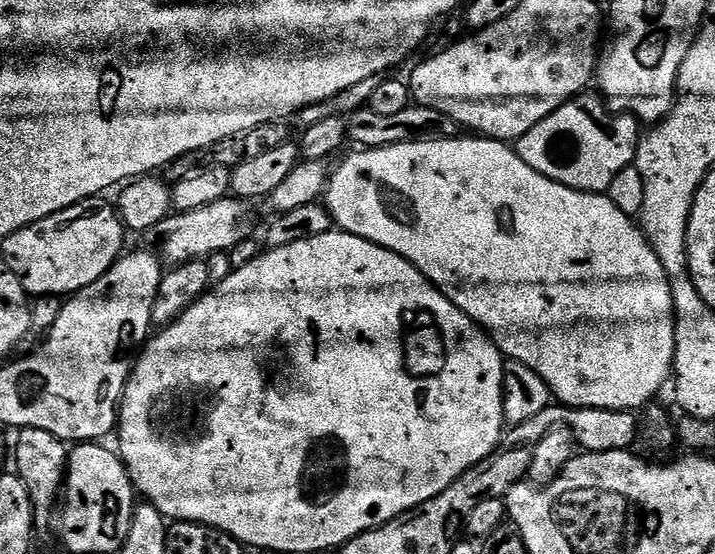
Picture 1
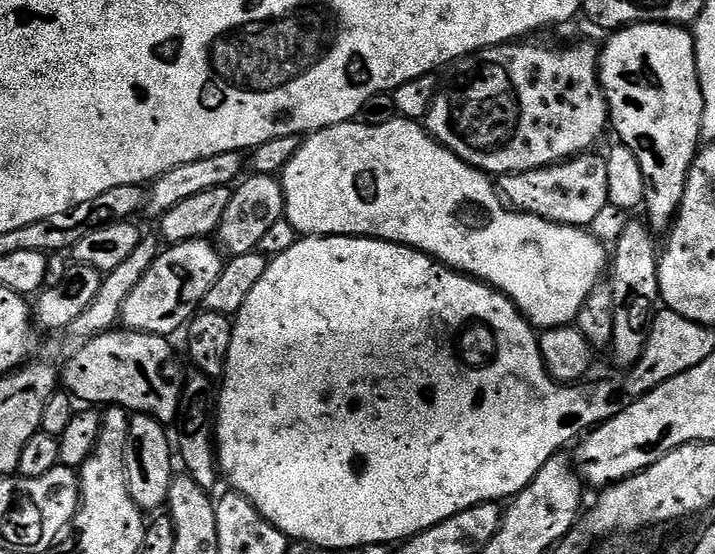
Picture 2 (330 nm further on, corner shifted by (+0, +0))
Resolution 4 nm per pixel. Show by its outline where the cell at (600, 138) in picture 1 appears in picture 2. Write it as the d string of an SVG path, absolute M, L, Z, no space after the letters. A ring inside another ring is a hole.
M603 155L573 156L563 164L551 164L533 172L507 172L499 177L498 191L515 211L555 224L587 229L609 204L606 190L606 159Z

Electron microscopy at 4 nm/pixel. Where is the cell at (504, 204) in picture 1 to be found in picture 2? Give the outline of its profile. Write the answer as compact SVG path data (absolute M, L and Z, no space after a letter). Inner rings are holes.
M397 118L386 122L386 126L370 126L363 122L349 122L347 124L335 124L322 129L321 132L311 133L301 143L298 154L294 154L294 158L290 158L290 162L284 167L282 183L284 185L286 219L296 227L297 233L304 236L366 236L373 240L388 240L392 244L415 248L417 252L424 252L431 256L433 260L439 260L448 268L453 268L456 272L463 272L464 275L471 276L473 280L480 280L484 284L489 284L491 288L496 288L510 297L518 311L537 330L563 328L571 325L580 312L580 307L586 302L586 298L590 298L590 294L596 289L596 285L601 283L603 276L600 275L603 272L605 275L610 264L609 249L597 240L591 231L583 228L571 228L565 224L555 224L525 212L510 210L489 173L479 172L478 169L462 162L462 158L458 158L450 149L443 148L429 134L423 123L414 120Z

